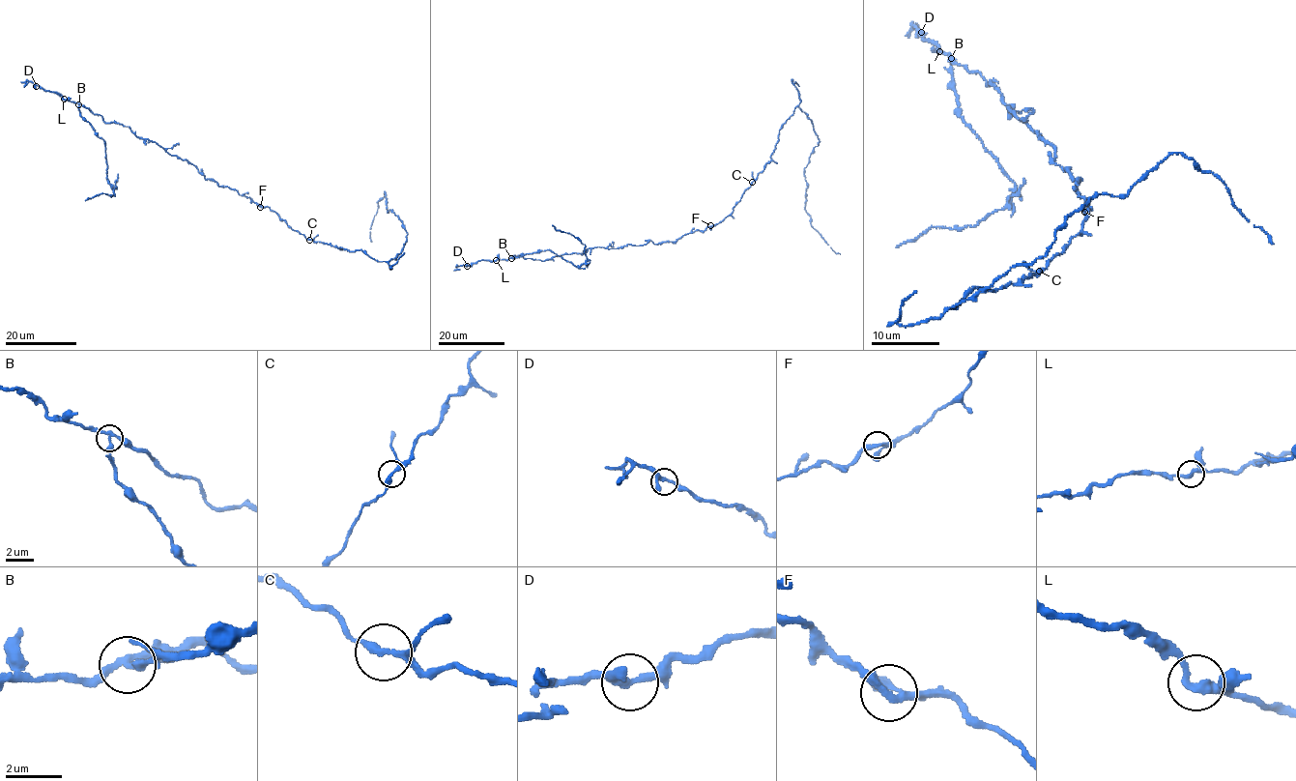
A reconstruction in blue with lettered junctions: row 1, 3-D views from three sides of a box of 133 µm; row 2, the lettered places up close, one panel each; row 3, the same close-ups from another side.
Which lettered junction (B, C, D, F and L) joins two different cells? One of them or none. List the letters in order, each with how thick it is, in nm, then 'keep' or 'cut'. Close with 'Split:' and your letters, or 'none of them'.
B: 240 nm thick; cut
C: 200 nm thick; keep
D: 240 nm thick; keep
F: 240 nm thick; keep
L: 240 nm thick; keep
Split: B

